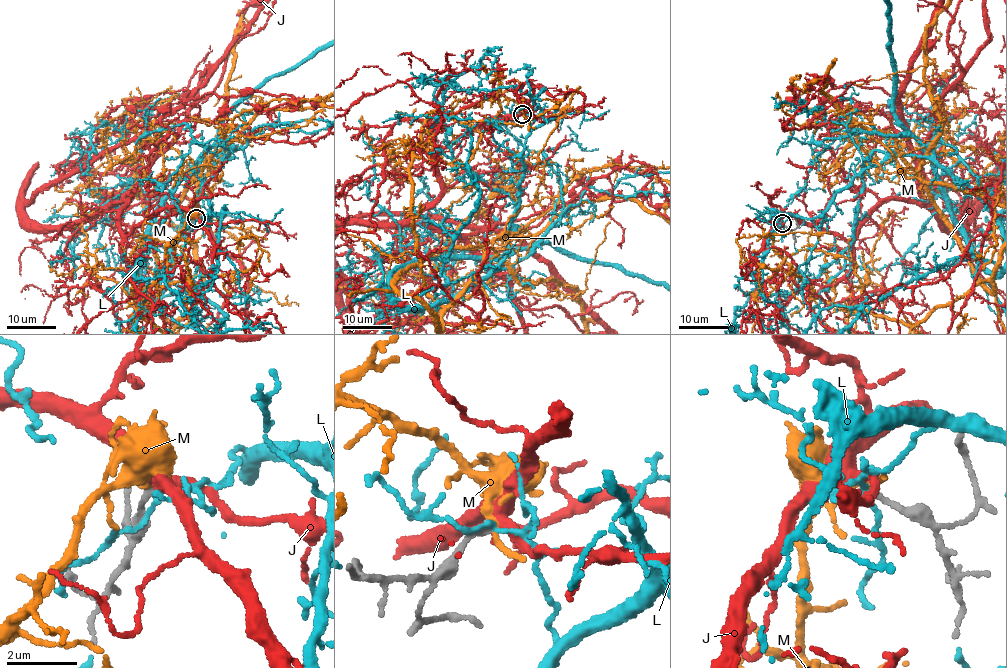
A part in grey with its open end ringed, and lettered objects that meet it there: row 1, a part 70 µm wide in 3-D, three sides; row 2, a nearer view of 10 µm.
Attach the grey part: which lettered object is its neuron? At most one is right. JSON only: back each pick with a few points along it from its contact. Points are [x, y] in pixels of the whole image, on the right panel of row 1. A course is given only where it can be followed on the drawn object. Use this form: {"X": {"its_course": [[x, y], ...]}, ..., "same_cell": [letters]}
{"same_cell": ["J"]}

